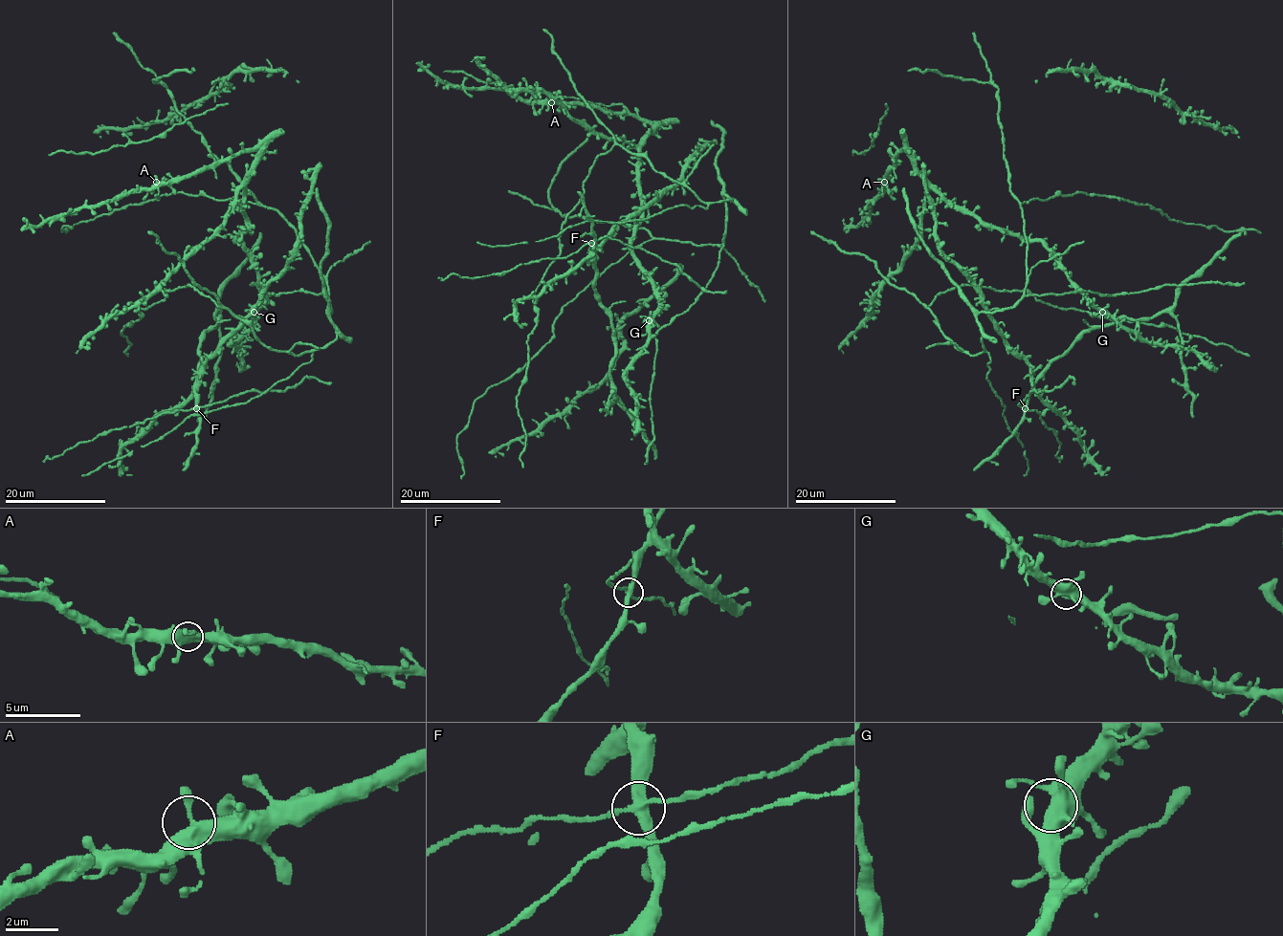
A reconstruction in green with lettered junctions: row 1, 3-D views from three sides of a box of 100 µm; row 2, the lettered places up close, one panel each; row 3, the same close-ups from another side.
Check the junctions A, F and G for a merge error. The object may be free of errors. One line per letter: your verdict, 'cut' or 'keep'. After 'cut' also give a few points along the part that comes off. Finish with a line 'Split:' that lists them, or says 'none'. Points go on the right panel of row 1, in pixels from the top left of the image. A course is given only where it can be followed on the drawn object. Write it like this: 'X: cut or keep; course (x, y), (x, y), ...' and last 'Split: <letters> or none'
A: keep
F: cut; course (1026, 408), (1034, 381), (1085, 332), (1122, 318), (1146, 319), (1165, 312), (1176, 292), (1232, 239), (1247, 233)
G: keep
Split: F

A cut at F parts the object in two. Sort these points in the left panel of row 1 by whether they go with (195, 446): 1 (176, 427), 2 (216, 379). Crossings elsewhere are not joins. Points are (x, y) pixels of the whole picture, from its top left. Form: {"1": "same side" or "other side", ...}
{"1": "other side", "2": "same side"}

